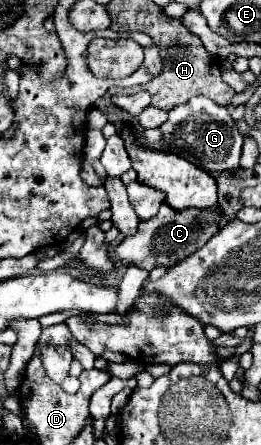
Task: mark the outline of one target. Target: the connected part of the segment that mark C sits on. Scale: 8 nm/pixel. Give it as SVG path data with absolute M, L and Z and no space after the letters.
M166 204L160 206L158 214L146 222L140 222L136 234L126 236L112 252L110 258L122 266L138 266L144 270L154 270L156 266L174 266L180 260L188 258L196 250L200 250L214 232L222 226L222 216L216 216L216 212L172 212Z

